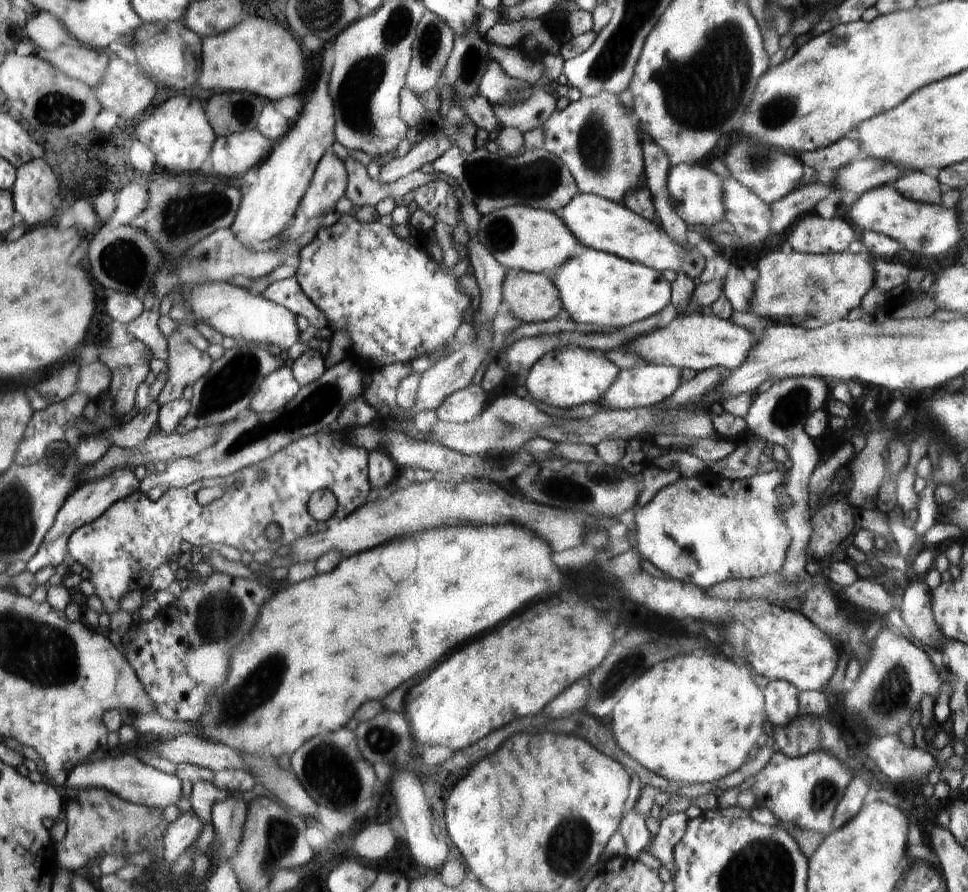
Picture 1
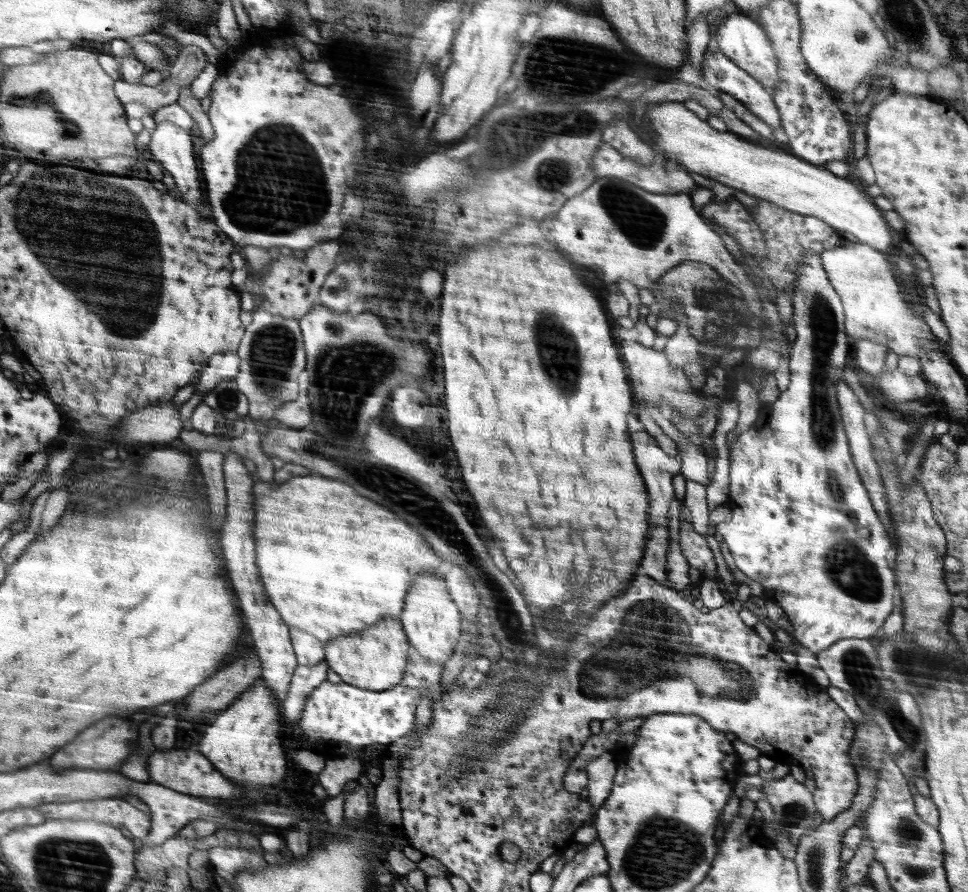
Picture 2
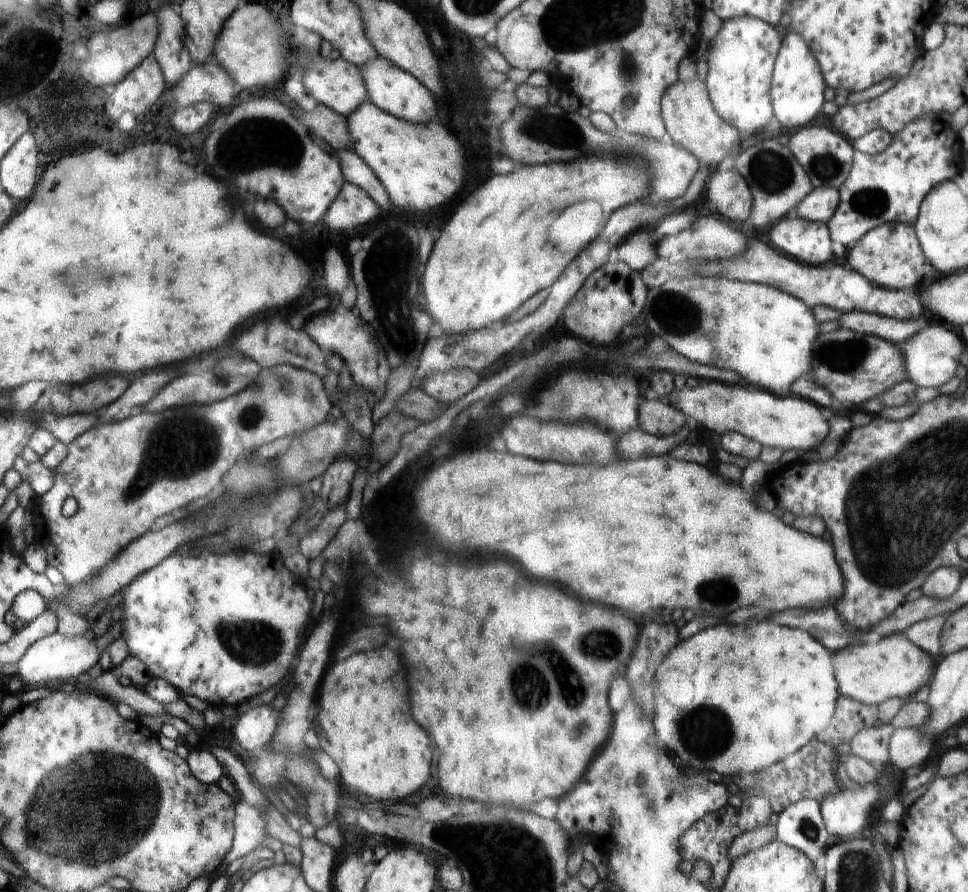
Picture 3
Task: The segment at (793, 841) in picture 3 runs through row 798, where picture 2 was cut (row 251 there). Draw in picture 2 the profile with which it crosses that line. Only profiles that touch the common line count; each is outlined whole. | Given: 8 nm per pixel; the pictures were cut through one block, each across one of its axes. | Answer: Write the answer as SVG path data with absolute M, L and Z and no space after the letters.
M808 251L799 260L799 264L802 264L797 270L799 280L794 286L794 295L791 296L796 339L792 343L790 352L790 383L787 390L782 392L778 400L774 402L770 412L766 412L766 414L762 412L760 418L755 420L756 424L754 423L754 426L752 425L741 435L738 434L732 443L730 447L731 462L729 463L729 498L726 501L727 507L731 510L732 519L720 522L715 529L724 538L724 543L728 544L736 568L748 576L750 580L762 584L764 592L768 594L765 596L766 598L788 610L788 614L785 615L791 626L794 626L792 635L796 642L811 650L812 653L818 654L821 650L826 650L834 641L843 638L868 639L886 622L887 616L895 608L898 596L896 596L893 570L888 559L892 548L891 536L883 528L882 522L878 520L878 513L872 506L868 491L864 488L863 479L859 475L854 458L851 456L850 440L844 429L840 404L838 403L838 374L844 368L844 362L848 356L848 336L844 334L844 314L842 314L843 302L840 302L839 293L831 285L830 277L823 267L821 255Z

